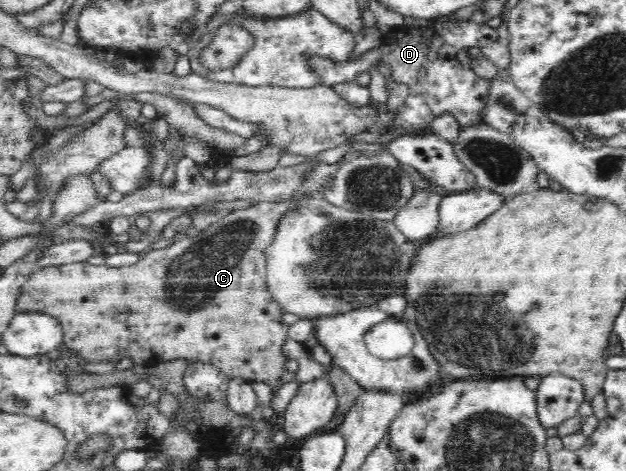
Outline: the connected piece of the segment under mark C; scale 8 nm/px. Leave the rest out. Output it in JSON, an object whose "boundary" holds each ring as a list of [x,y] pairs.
{"boundary":[[[332,173],[319,187],[313,191],[300,195],[297,199],[290,197],[286,200],[279,201],[260,201],[254,202],[252,206],[246,209],[238,209],[226,215],[218,222],[204,228],[199,234],[194,236],[184,235],[174,240],[173,244],[162,249],[148,249],[140,254],[140,258],[136,264],[130,266],[122,266],[121,268],[109,268],[106,265],[92,265],[87,261],[80,261],[76,263],[66,263],[61,265],[50,265],[46,268],[41,268],[35,271],[22,288],[21,296],[17,303],[17,312],[20,315],[28,315],[29,313],[42,313],[58,320],[59,325],[64,329],[63,348],[69,350],[77,350],[81,356],[86,360],[92,362],[116,362],[124,358],[129,358],[133,364],[149,363],[152,357],[158,357],[161,361],[176,361],[184,359],[186,361],[200,360],[201,362],[212,363],[222,372],[228,376],[238,376],[248,378],[251,382],[260,382],[266,384],[270,390],[270,400],[276,400],[280,390],[284,388],[284,384],[289,381],[291,373],[288,373],[288,358],[283,354],[284,344],[288,340],[288,327],[283,324],[281,316],[283,315],[282,309],[278,304],[274,303],[271,293],[267,290],[265,280],[265,267],[267,260],[265,258],[266,248],[276,240],[278,234],[278,224],[290,215],[290,212],[297,211],[298,208],[308,202],[310,199],[323,200],[323,195],[330,190],[332,182],[334,182],[336,175]]]}

